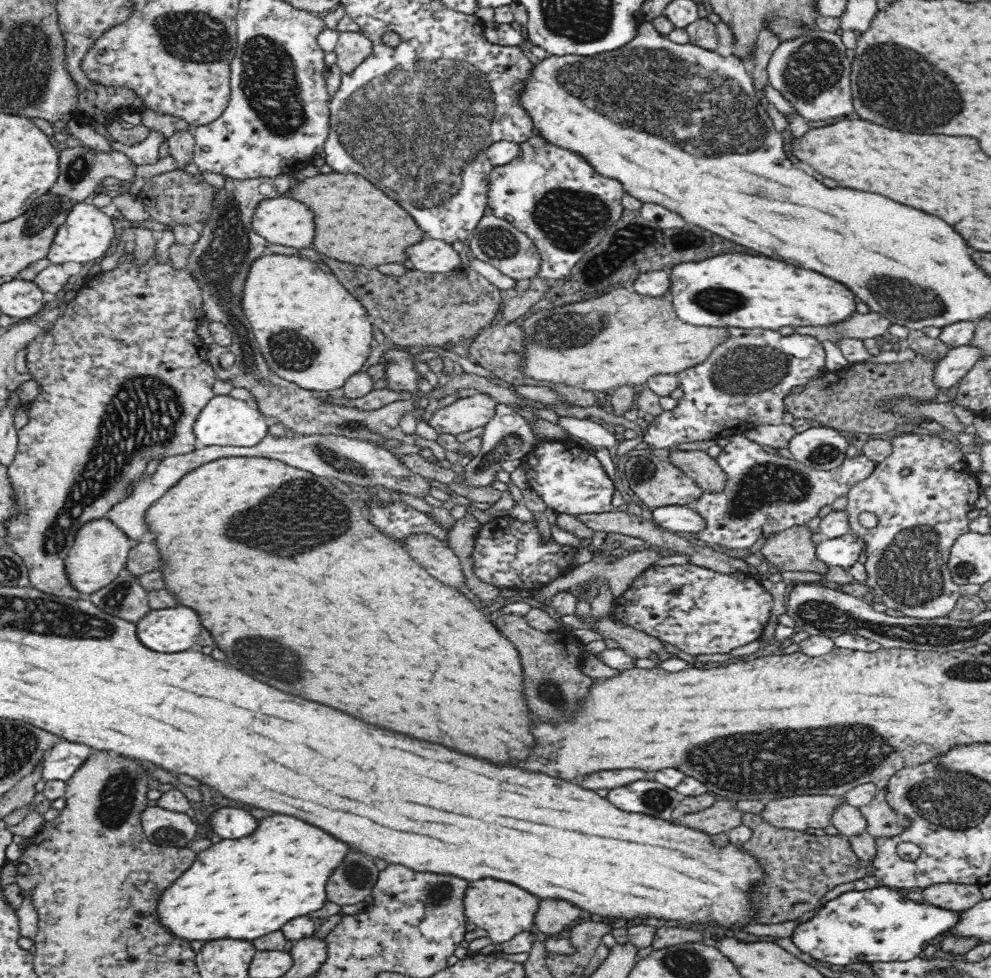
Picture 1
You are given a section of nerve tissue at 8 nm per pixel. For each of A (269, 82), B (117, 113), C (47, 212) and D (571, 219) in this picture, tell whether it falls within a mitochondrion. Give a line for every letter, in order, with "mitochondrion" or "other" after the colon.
A: mitochondrion
B: other
C: mitochondrion
D: mitochondrion

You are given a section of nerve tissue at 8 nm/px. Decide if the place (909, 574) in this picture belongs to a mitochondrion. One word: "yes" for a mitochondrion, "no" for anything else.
yes

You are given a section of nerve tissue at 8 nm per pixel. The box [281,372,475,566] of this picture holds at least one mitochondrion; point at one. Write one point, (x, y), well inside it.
(337, 461)

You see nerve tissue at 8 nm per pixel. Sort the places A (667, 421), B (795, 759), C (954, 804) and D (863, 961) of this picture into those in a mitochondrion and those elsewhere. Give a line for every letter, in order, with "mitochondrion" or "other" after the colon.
A: other
B: mitochondrion
C: mitochondrion
D: other

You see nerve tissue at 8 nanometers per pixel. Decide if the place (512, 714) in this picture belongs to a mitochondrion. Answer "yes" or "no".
no

